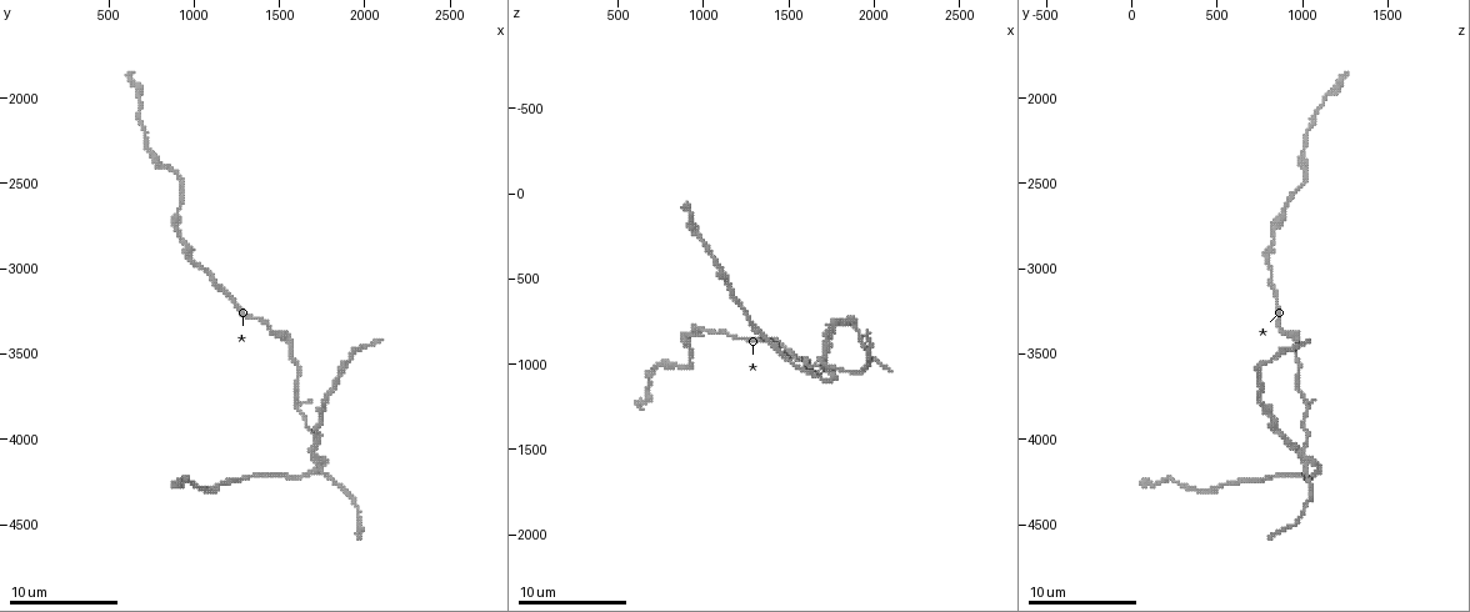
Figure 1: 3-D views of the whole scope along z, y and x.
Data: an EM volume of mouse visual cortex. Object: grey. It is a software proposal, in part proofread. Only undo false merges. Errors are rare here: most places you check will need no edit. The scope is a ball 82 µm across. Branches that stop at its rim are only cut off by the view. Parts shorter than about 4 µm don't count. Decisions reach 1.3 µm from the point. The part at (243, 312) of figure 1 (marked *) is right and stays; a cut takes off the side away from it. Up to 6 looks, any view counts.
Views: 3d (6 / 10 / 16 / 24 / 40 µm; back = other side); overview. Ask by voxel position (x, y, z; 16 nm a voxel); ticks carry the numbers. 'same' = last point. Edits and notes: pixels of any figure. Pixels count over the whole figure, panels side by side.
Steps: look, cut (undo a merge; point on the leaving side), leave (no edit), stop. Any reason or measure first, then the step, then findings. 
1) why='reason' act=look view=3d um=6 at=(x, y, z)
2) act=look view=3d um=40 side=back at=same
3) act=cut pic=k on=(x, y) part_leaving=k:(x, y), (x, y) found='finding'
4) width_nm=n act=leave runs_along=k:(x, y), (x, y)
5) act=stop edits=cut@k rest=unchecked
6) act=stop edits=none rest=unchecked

why='three arms meet' act=look view=3d um=10 at=(1680, 4100, 1000)

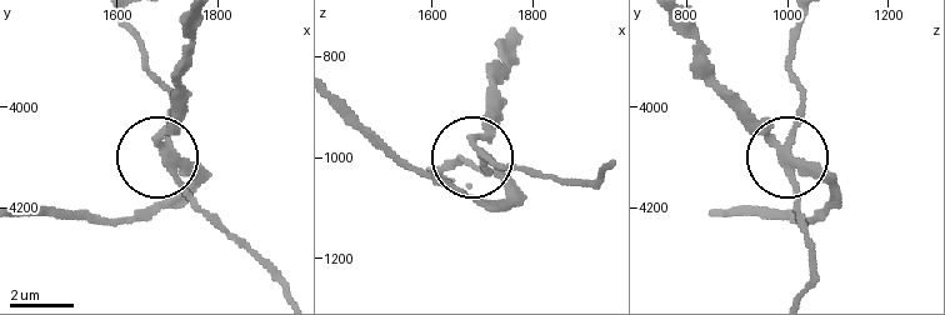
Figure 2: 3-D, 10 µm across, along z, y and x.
side_arm_um=17 act=cut pic=2 on=(486, 115) part_leaving=2:(786, 163), (833, 193), (808, 216), (711, 216) found='two neurons meet here'

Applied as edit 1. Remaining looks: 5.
why='calibre changes' act=look view=3d um=6 at=(1580, 3440, 960)

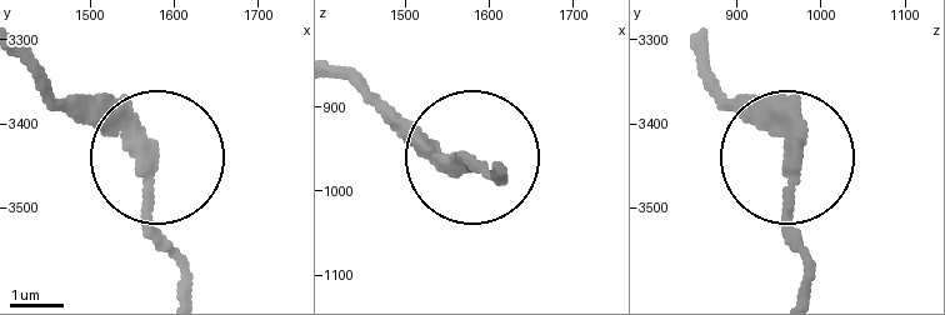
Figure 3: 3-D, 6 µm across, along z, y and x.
act=leave runs_along=3:(33, 71), (149, 156), (154, 233), (180, 286) found='continuous, no second neuron'

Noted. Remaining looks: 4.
why='thick turns thin' act=look view=3d um=10 at=(900, 2660, 900)

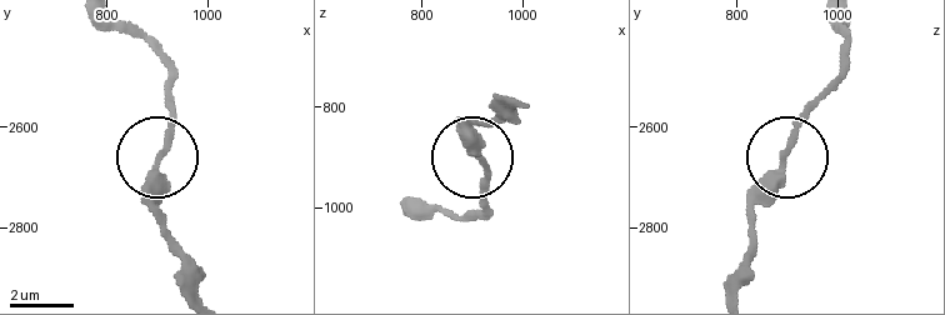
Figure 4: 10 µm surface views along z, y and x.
act=look view=3d um=6 at=(900, 2665, 885)

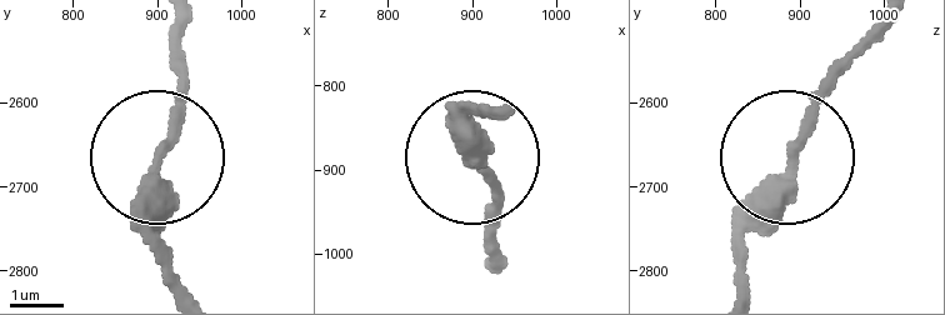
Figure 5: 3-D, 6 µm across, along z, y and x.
act=leave runs_along=5:(740, 293), (763, 185), (811, 104), (888, 28) found='one neuron here'

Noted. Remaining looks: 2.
act=stop edits=cut@2 rest=unchecked

